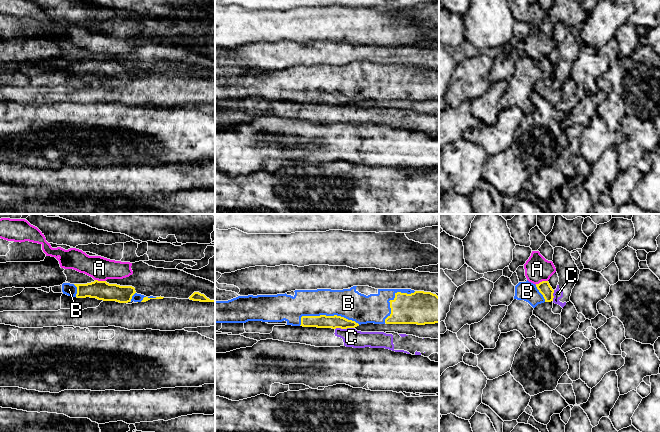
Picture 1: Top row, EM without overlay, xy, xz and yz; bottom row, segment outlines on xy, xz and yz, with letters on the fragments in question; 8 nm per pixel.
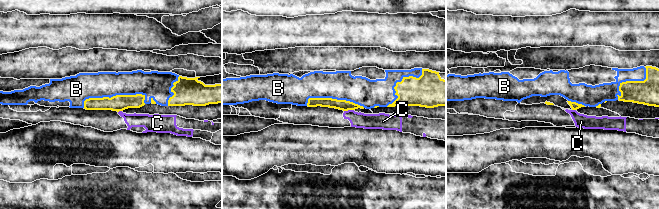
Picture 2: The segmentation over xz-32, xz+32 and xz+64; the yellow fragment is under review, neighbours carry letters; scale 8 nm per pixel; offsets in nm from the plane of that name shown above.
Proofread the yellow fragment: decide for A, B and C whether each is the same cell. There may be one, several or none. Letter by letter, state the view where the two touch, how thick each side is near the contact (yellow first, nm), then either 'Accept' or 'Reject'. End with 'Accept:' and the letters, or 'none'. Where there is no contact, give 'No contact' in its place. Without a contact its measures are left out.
A: Touches yellow in yz. Thickness 100 nm (yellow) against 200 nm. Reject
B: Touches yellow in xz. Thickness 110 nm (yellow) against 240 nm. Accept
C: Touches yellow in xz. Thickness 110 nm (yellow) against 150 nm. Reject
Accept: B

